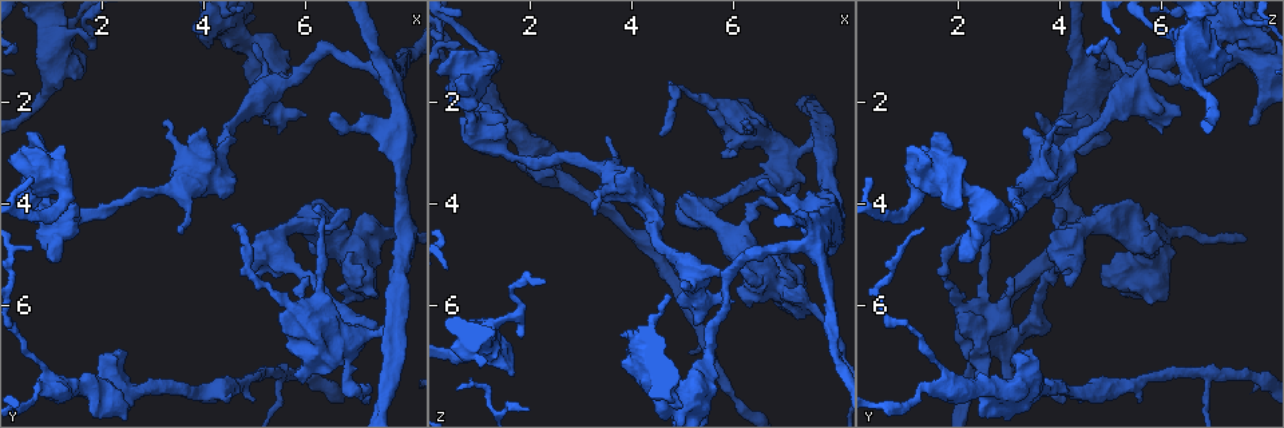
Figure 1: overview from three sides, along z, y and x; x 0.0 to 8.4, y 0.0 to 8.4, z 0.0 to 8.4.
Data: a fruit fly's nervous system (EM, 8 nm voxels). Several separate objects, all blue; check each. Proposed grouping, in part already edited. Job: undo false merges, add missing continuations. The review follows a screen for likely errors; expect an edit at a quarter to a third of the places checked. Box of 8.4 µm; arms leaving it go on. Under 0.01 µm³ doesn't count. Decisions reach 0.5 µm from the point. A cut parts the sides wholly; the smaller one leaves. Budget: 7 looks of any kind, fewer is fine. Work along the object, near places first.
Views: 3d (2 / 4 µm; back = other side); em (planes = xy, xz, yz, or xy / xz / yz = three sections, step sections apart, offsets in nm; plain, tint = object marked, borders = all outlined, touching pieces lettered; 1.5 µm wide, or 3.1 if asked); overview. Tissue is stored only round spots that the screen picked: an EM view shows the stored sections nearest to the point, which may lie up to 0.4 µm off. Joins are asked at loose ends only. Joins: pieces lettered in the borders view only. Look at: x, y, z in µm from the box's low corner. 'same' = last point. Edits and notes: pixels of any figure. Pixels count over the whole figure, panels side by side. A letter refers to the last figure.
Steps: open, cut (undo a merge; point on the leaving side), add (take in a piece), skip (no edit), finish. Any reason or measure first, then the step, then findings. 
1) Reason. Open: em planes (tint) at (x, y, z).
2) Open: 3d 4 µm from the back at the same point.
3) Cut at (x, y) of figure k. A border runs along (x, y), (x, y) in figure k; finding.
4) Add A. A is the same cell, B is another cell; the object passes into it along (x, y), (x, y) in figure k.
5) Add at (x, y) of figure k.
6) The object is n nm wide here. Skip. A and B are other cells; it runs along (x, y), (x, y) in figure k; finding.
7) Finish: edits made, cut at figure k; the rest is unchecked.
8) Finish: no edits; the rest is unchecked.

Free end. Open: em xy step 4 (tint) at (6.60, 2.20, 3.50).

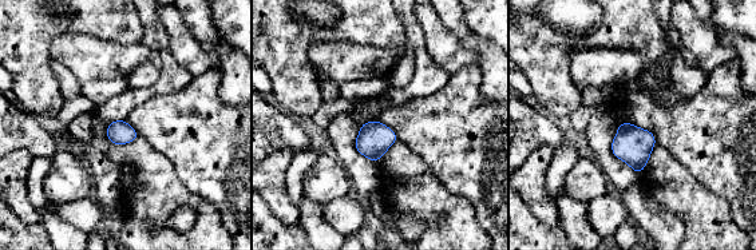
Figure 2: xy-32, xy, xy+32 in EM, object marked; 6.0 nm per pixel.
Open: em yz step 8 (borders) at the same point.

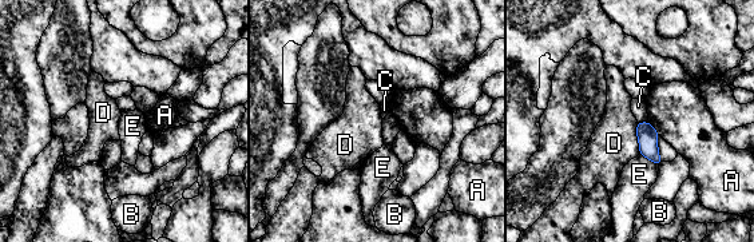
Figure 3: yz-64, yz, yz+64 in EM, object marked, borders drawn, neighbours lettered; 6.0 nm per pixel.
Skip. A, B, C, D and E are other cells; no lettered piece goes on from it.

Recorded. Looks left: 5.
Sharp bend. Open: 3d 4 µm at (4.90, 5.35, 1.75).

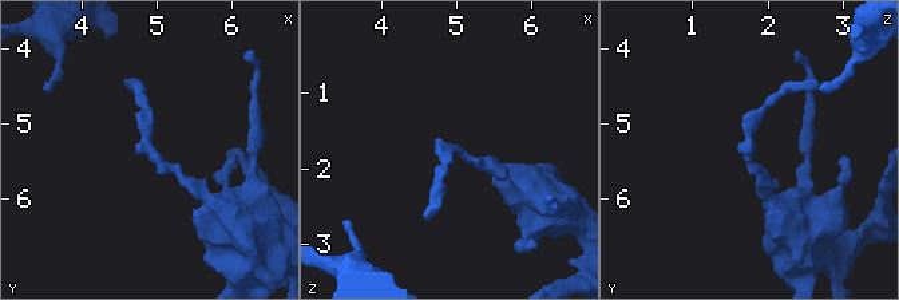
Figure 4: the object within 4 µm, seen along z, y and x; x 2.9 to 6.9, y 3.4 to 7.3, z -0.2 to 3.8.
Shape alone is not enough. Open: em yz step 4 (tint) at (4.90, 5.35, 1.75).

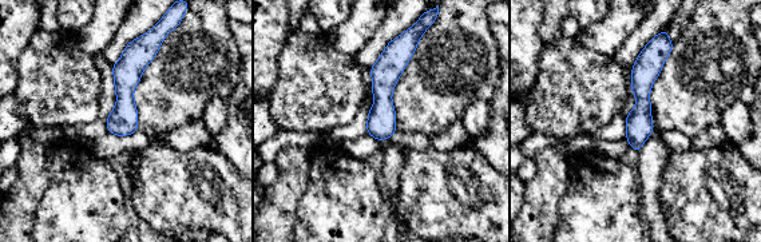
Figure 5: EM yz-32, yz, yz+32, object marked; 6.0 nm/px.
Open: em xz step 4 (borders) at the same point.

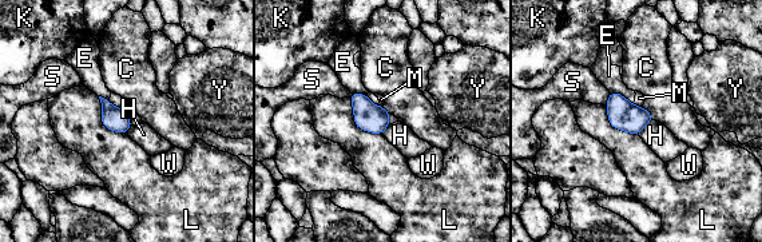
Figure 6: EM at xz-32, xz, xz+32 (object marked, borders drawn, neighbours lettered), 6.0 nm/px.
The longest contact is with L, 300 nm. Skip. C, E, H, K, L, M, S, W and Y are other cells; a border runs along (653, 119), (638, 134) in figure 6; all the same neuron.

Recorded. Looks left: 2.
Finish: no edits; the rest is unchecked.

